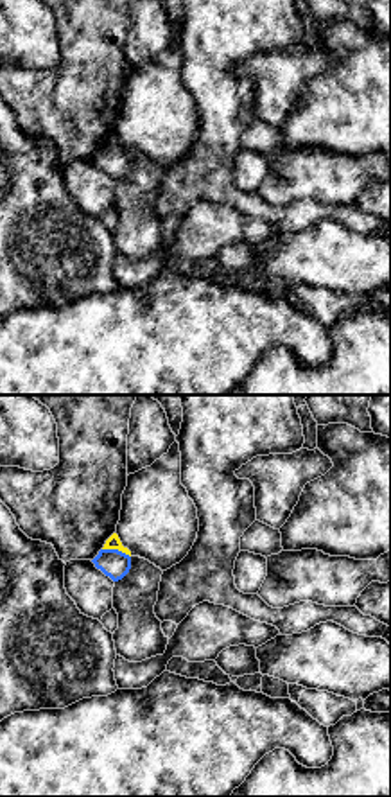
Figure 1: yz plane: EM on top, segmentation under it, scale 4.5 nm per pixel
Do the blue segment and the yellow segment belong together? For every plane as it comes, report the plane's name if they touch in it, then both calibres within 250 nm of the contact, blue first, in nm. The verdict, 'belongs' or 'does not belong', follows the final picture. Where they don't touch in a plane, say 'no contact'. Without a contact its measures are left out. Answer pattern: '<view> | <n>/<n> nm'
yz | 130/60 nm

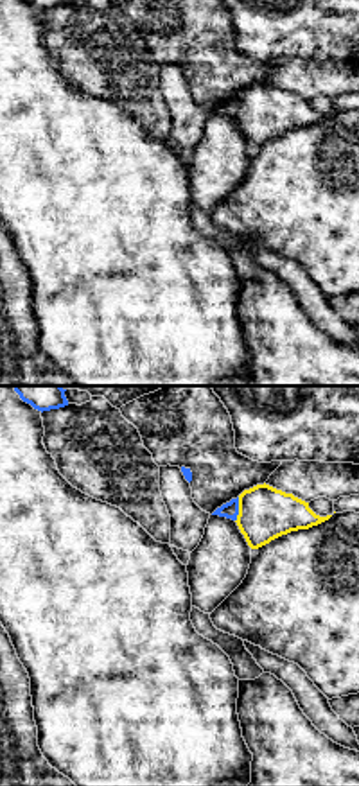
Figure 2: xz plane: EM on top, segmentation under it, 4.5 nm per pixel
xz | 80/240 nm

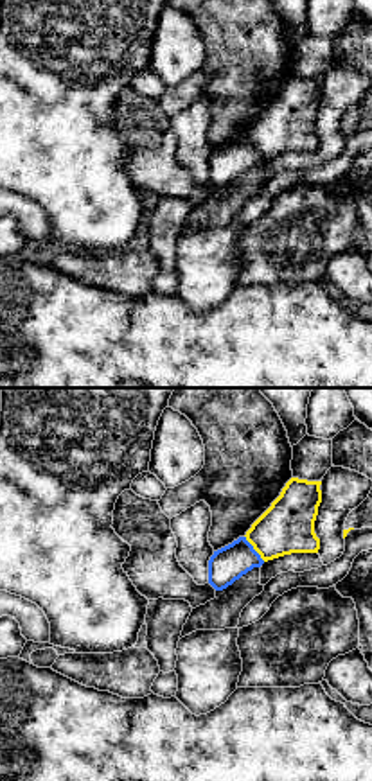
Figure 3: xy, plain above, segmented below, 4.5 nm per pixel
xy | 160/240 nm

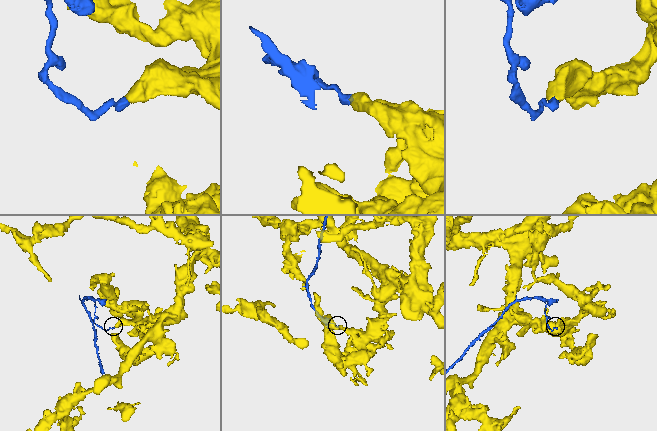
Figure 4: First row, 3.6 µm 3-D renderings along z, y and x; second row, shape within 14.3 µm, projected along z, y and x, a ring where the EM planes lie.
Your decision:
does not belong

